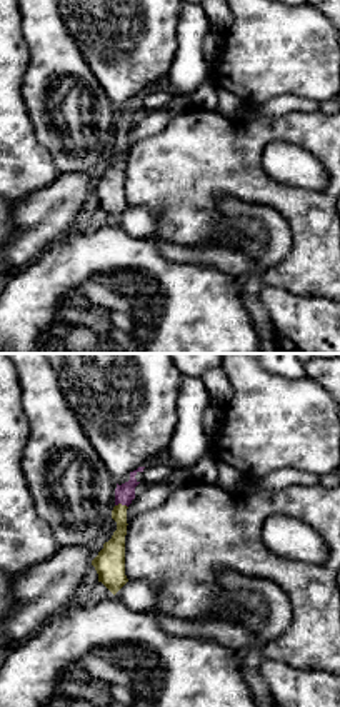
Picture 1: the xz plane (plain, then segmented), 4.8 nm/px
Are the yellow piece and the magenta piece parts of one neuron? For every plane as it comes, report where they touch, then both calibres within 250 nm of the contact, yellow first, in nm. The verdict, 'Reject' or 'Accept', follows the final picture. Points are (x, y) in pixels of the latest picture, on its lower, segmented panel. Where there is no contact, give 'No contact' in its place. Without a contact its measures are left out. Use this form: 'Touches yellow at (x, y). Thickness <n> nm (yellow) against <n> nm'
Touches yellow at (120, 504). Thickness 120 nm (yellow) against 100 nm

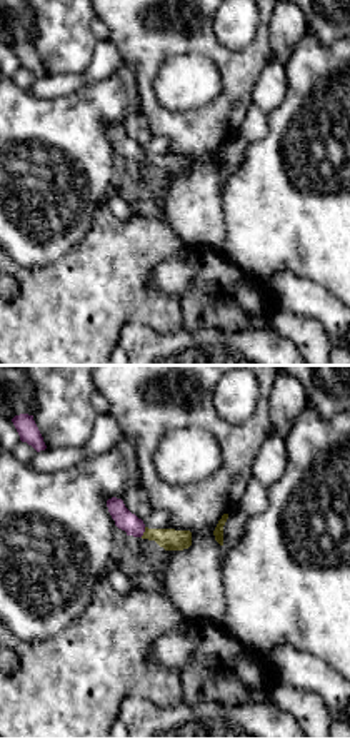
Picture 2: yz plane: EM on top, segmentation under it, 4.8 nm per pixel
Touches yellow at (144, 532). Thickness 110 nm (yellow) against 100 nm

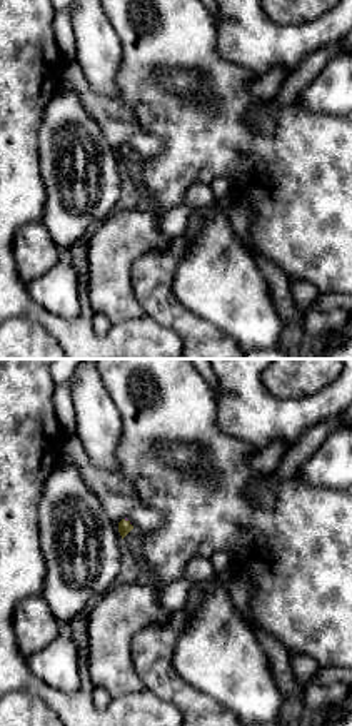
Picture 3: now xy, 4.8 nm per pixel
Touches yellow at (127, 521). Thickness 60 nm (yellow) against 20 nm

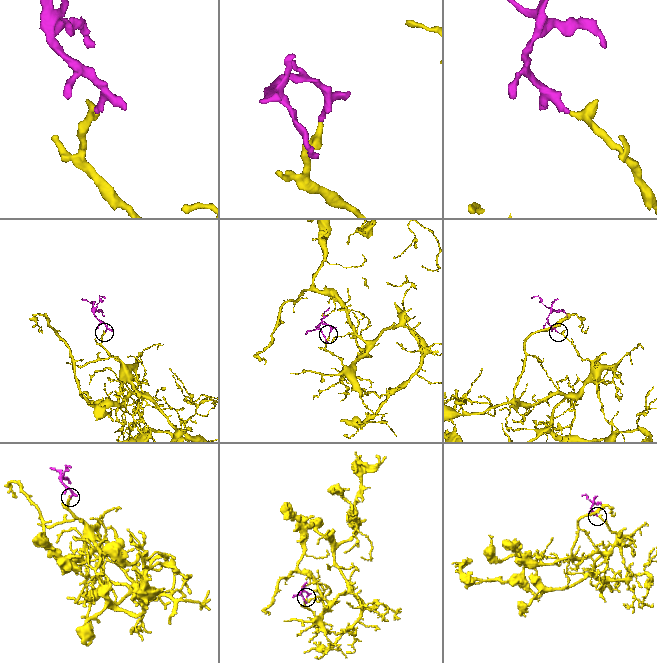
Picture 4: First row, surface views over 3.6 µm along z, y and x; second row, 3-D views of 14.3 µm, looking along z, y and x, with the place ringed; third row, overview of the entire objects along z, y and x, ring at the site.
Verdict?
Accept

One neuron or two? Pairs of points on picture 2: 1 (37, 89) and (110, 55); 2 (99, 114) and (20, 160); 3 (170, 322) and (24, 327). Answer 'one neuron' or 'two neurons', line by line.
1: one neuron
2: one neuron
3: one neuron

